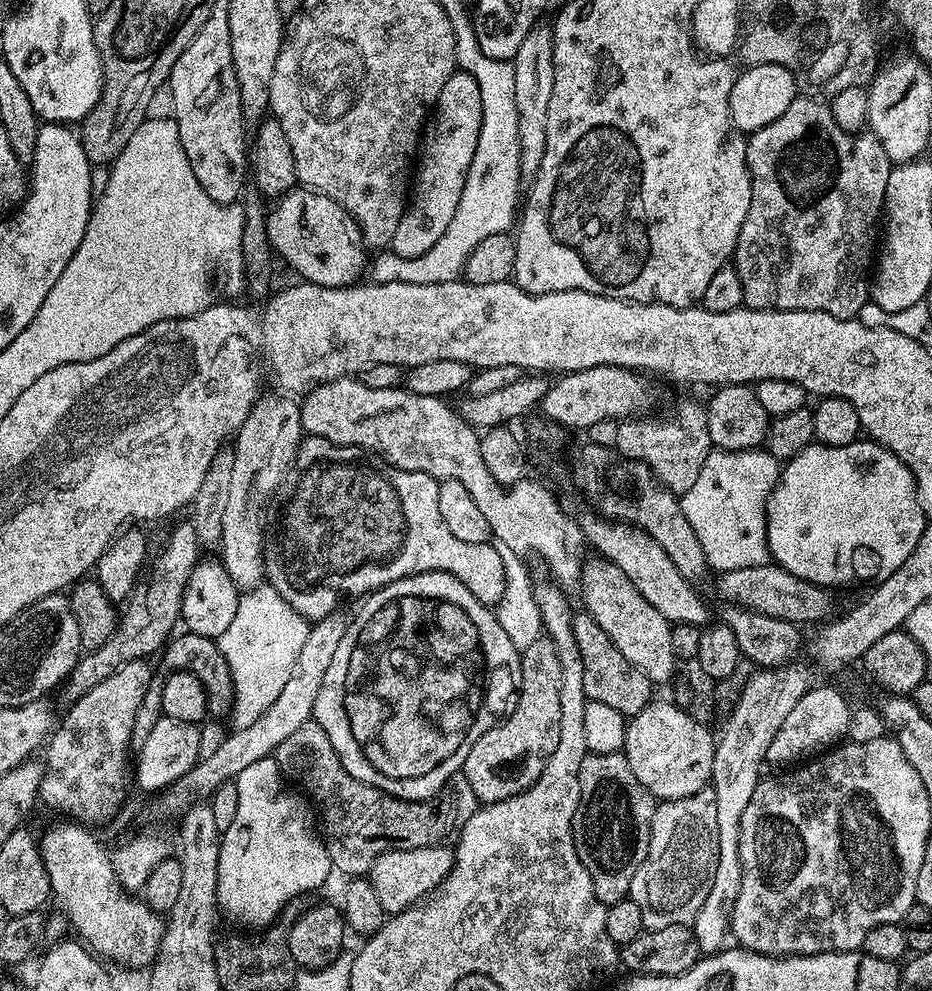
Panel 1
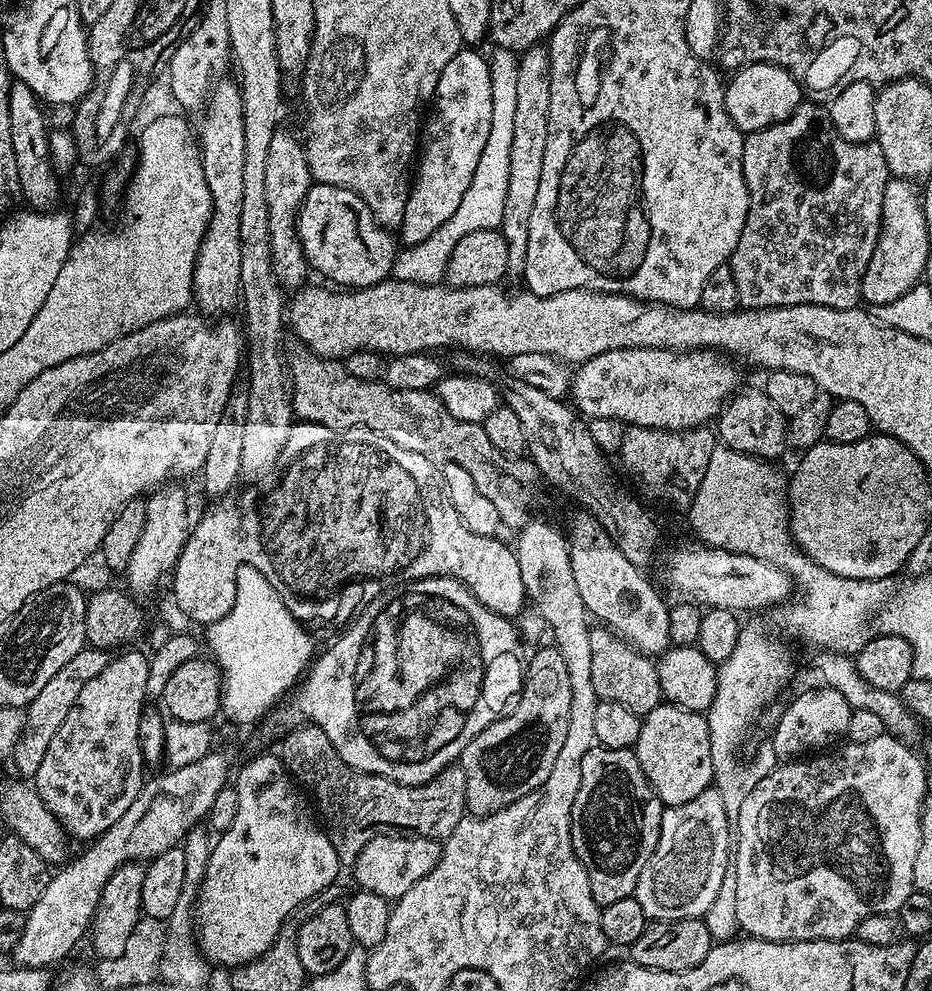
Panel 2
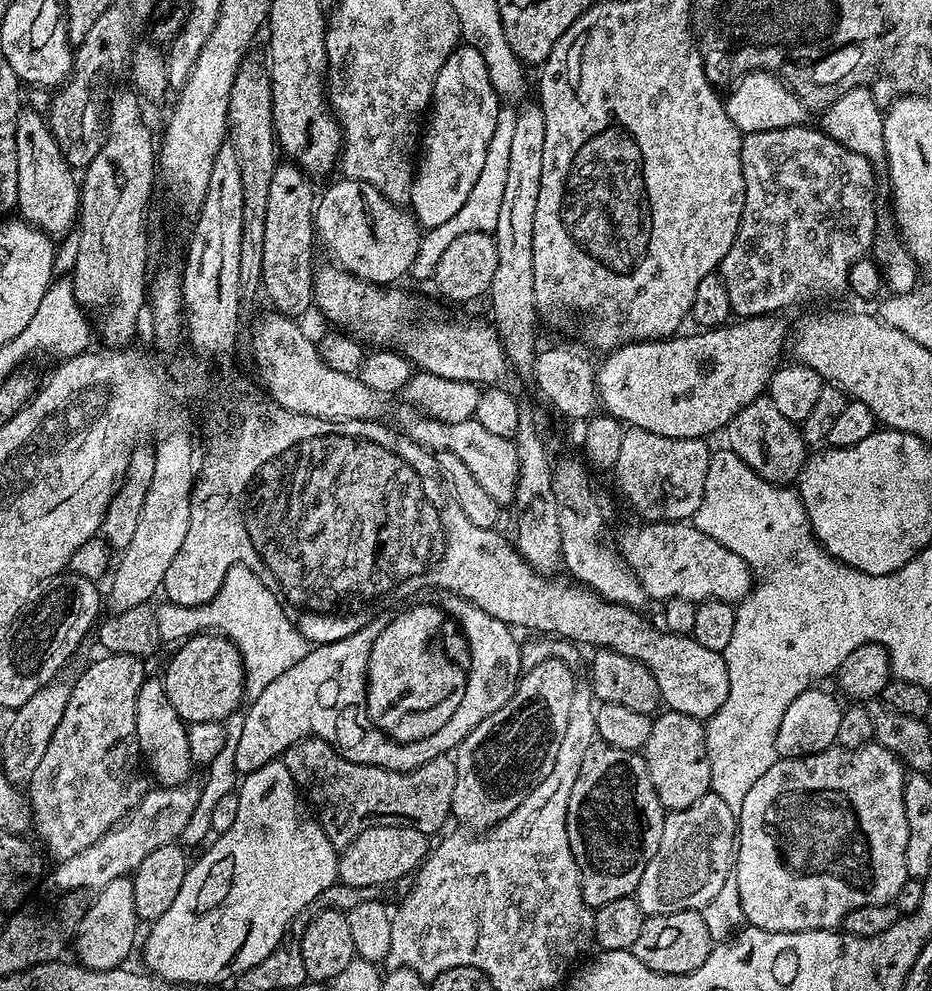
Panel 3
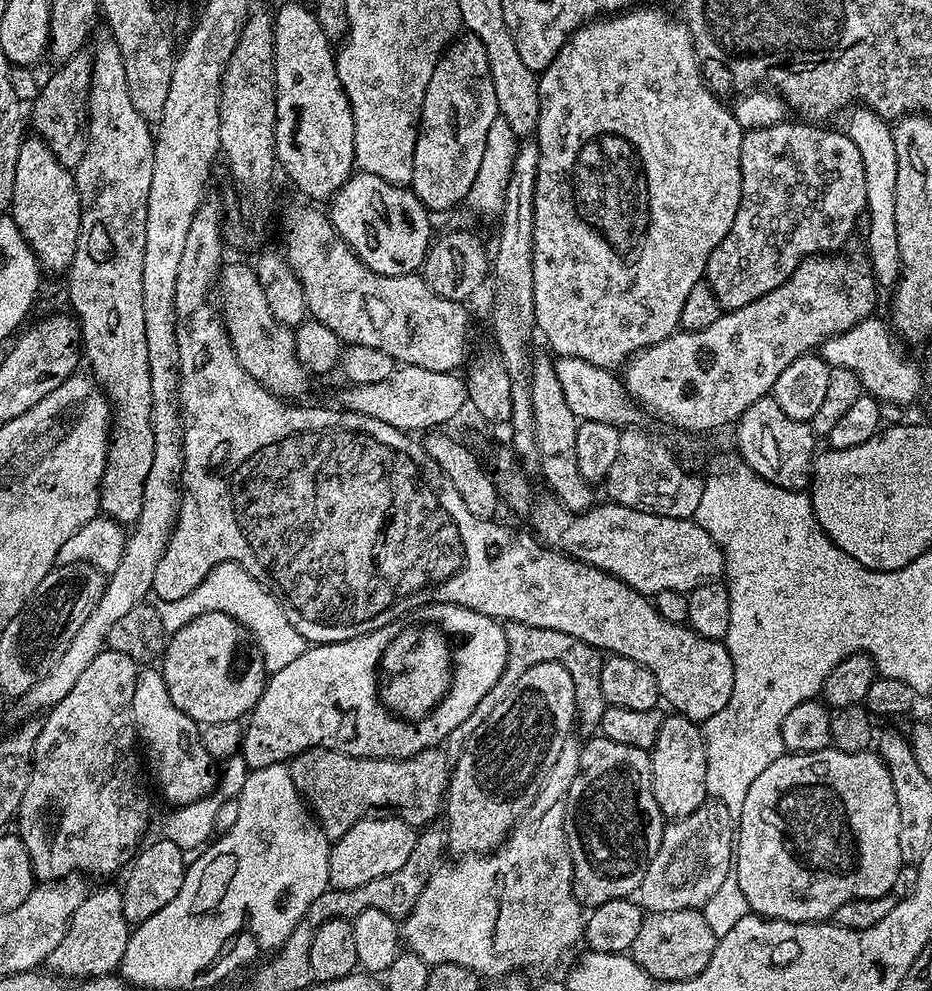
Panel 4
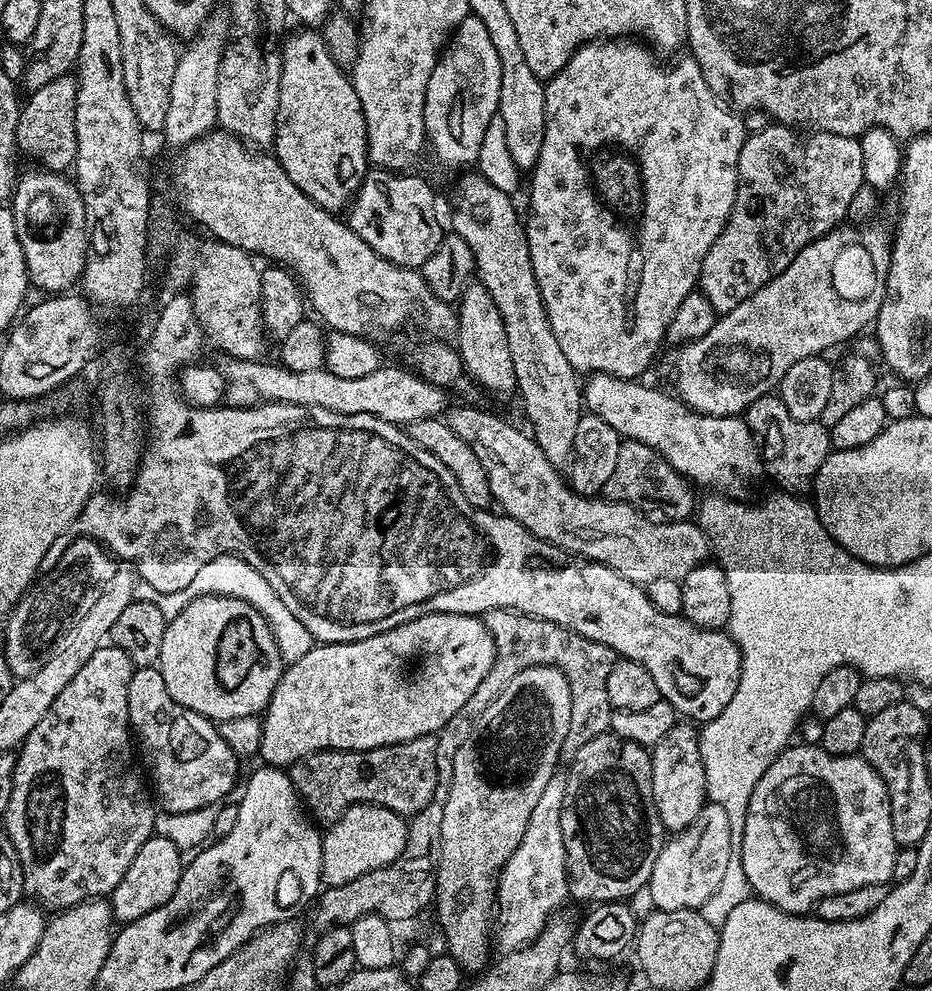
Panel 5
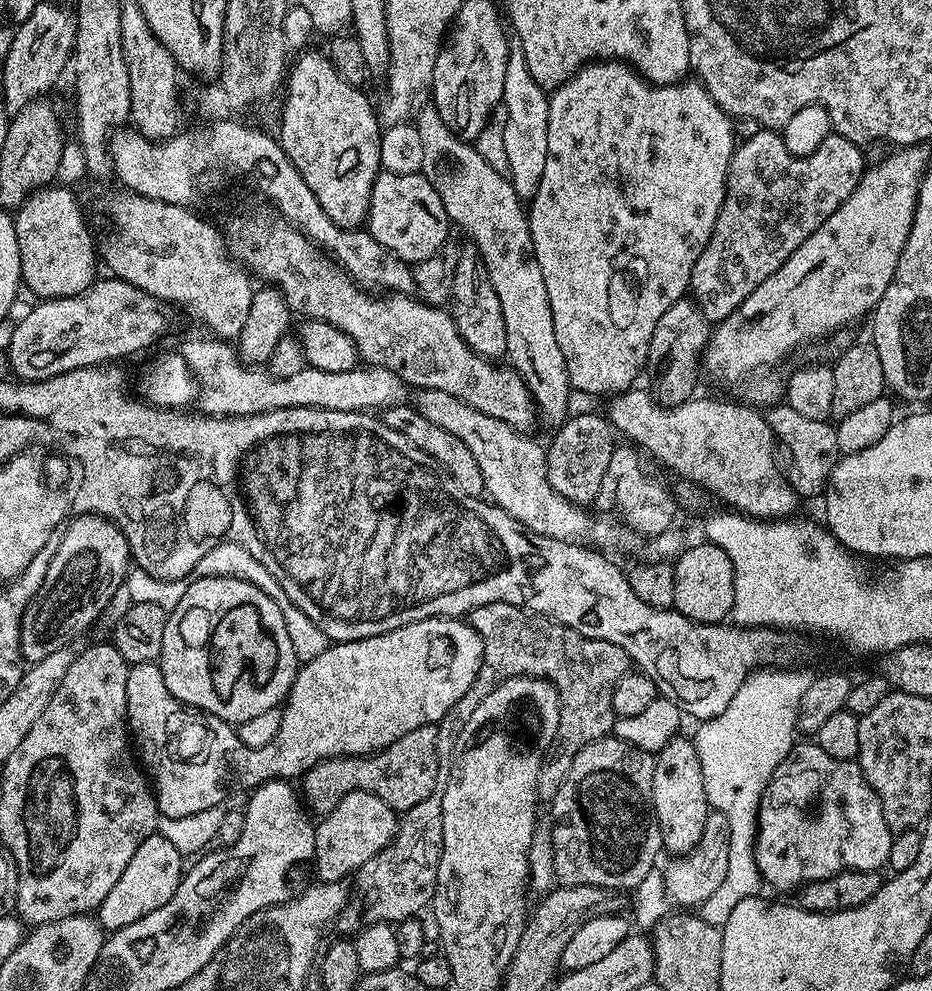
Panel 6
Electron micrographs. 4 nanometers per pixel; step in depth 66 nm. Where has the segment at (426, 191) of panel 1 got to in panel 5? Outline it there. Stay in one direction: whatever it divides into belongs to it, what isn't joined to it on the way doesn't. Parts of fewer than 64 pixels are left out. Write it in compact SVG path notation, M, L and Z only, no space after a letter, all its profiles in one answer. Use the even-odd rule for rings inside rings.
M474 15L457 26L440 57L436 59L430 82L426 82L424 131L427 143L440 164L448 168L475 165L486 126L497 119L502 90L502 62L490 42L490 30Z

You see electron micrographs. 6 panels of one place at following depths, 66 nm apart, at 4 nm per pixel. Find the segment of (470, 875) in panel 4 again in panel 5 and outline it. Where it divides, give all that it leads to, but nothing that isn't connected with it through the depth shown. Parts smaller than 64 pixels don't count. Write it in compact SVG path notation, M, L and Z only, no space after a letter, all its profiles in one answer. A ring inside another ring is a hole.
M563 775L550 778L546 790L542 790L542 798L538 798L538 806L534 806L534 814L530 814L530 822L526 826L526 834L522 834L522 842L518 842L518 850L514 850L506 866L500 870L500 879L496 881L498 919L494 924L494 944L501 948L501 953L527 948L540 937L540 931L548 925L549 920L563 909L560 907L564 900L569 899L566 846L562 842L562 806L567 785L568 781Z

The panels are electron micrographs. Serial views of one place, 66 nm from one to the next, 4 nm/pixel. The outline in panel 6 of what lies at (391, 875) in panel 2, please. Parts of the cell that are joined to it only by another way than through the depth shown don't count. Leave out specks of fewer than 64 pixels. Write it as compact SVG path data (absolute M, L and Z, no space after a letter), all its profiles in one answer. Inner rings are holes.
M350 792L343 796L316 824L316 837L314 838L314 854L312 860L316 864L317 881L326 884L337 884L345 881L346 876L351 877L370 858L374 858L383 848L387 848L396 839L398 827L398 813L392 809L382 798L369 792Z

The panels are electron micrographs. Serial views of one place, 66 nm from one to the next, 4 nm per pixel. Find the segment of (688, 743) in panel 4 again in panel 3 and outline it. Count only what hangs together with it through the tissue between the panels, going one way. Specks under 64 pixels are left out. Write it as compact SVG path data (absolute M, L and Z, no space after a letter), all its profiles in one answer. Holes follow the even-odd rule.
M671 710L661 711L652 721L650 738L642 749L642 755L660 805L668 812L686 810L686 806L698 802L698 798L710 791L712 783L706 728L694 717Z

